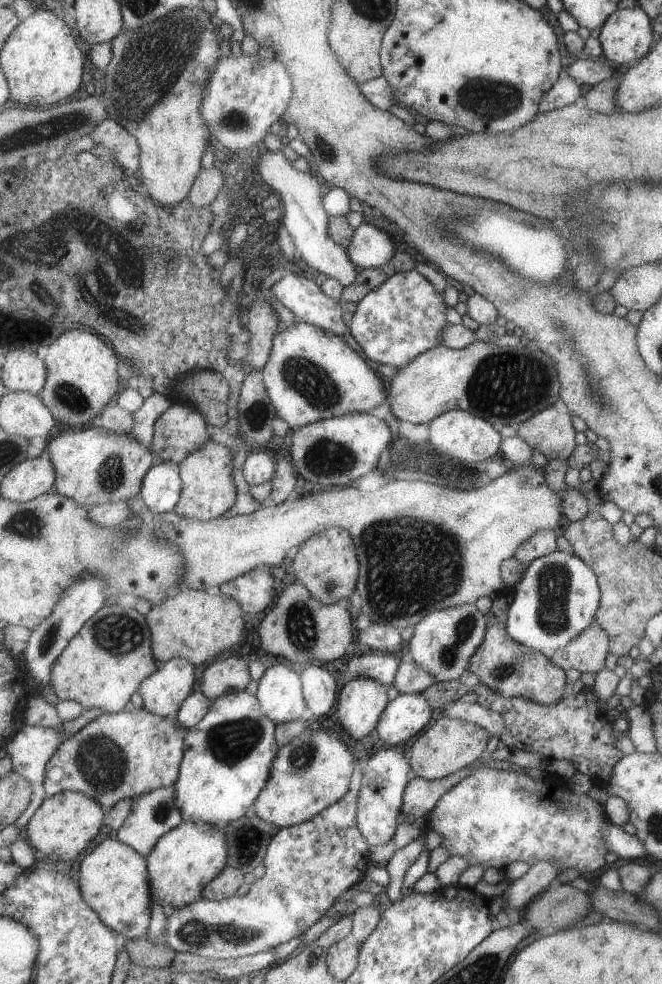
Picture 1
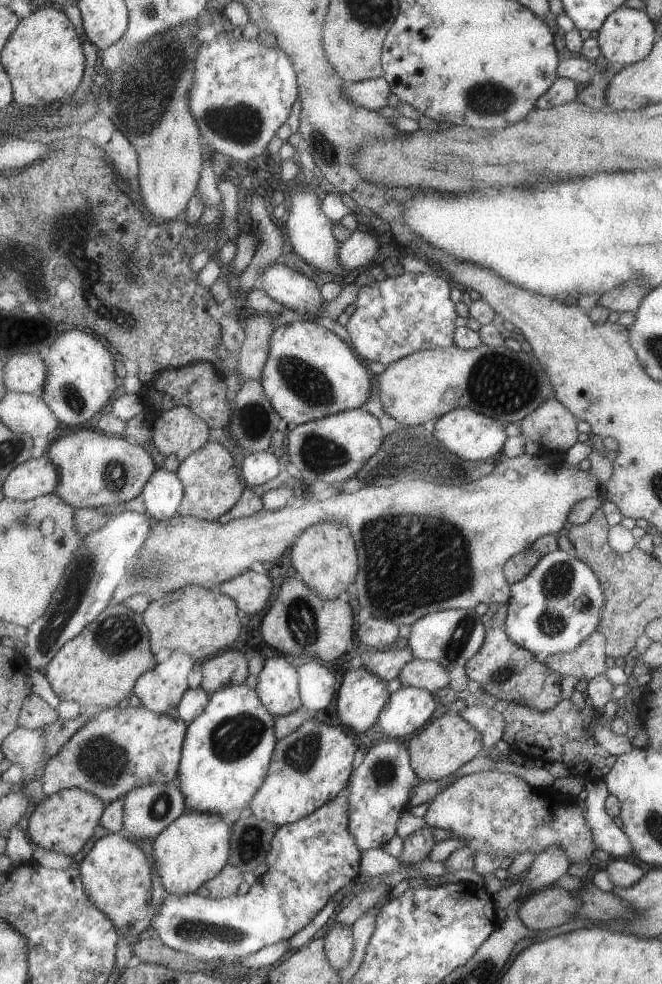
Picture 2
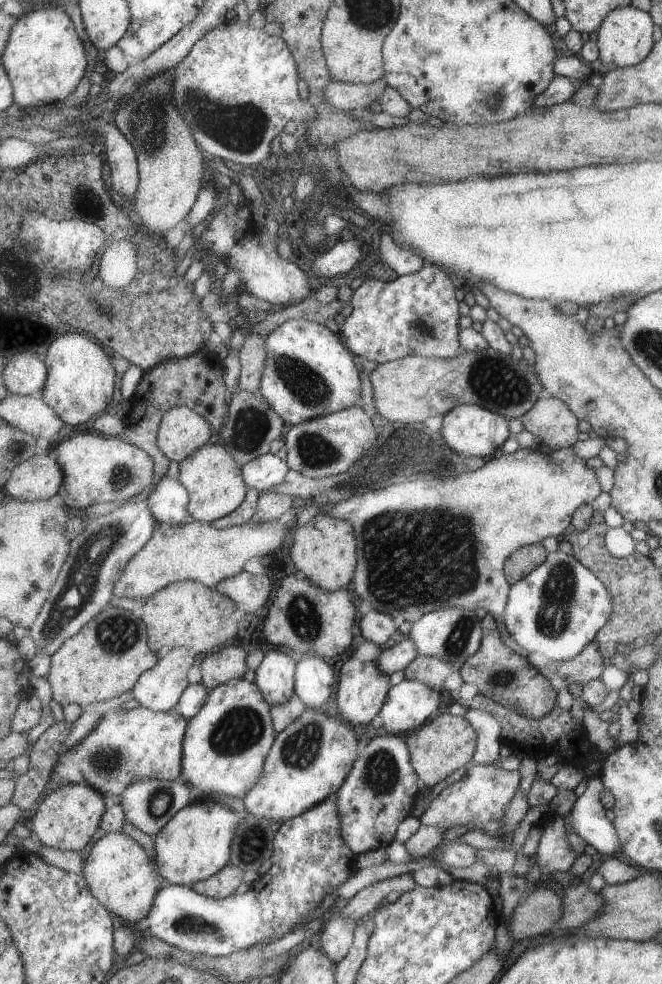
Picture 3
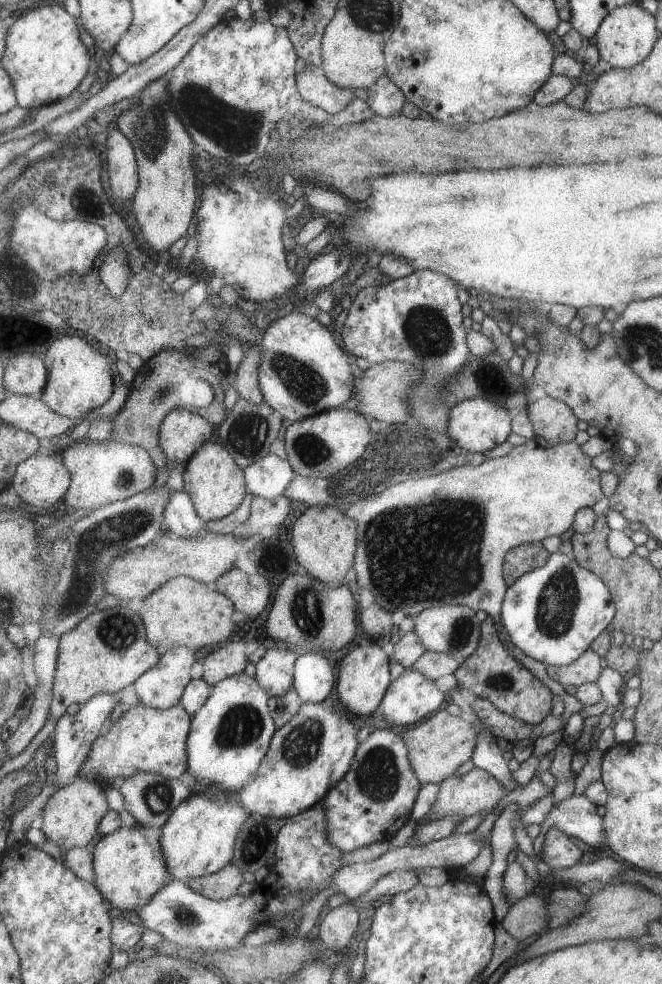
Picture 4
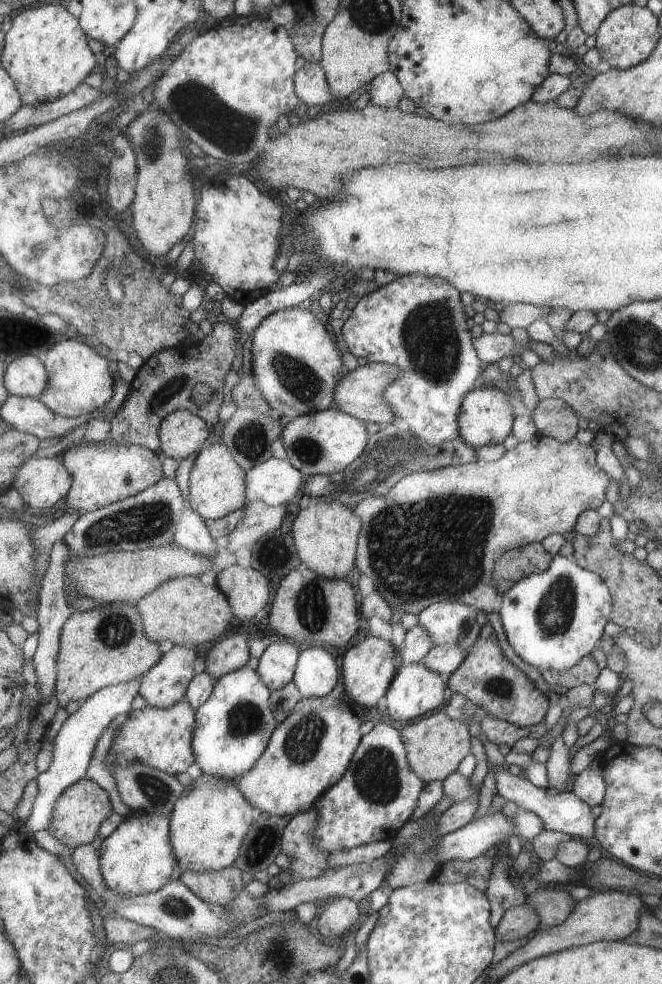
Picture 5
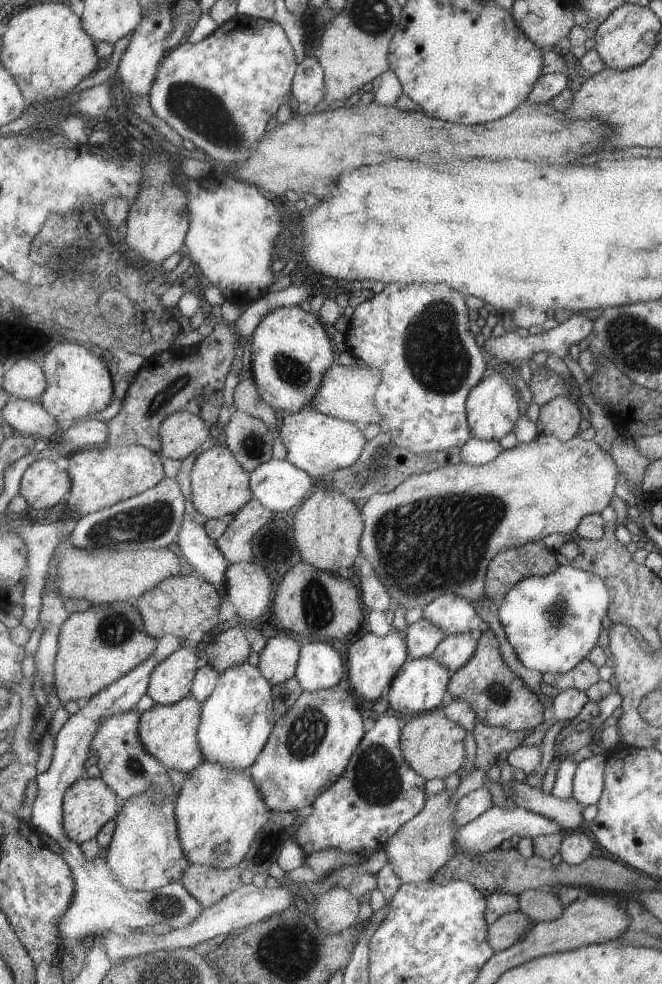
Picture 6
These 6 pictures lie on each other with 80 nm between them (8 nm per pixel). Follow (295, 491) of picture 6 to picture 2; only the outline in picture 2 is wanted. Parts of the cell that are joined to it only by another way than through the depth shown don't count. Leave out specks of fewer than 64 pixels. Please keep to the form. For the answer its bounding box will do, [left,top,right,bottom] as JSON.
[242,452,283,488]

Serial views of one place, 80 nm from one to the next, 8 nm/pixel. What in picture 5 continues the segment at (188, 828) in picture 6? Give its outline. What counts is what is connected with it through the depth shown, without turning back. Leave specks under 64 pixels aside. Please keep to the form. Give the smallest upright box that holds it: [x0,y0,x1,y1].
[171,774,259,871]

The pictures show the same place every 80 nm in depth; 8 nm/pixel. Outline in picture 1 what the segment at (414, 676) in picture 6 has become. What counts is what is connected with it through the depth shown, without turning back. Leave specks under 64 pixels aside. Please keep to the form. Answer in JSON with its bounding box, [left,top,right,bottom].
[376,692,434,746]

